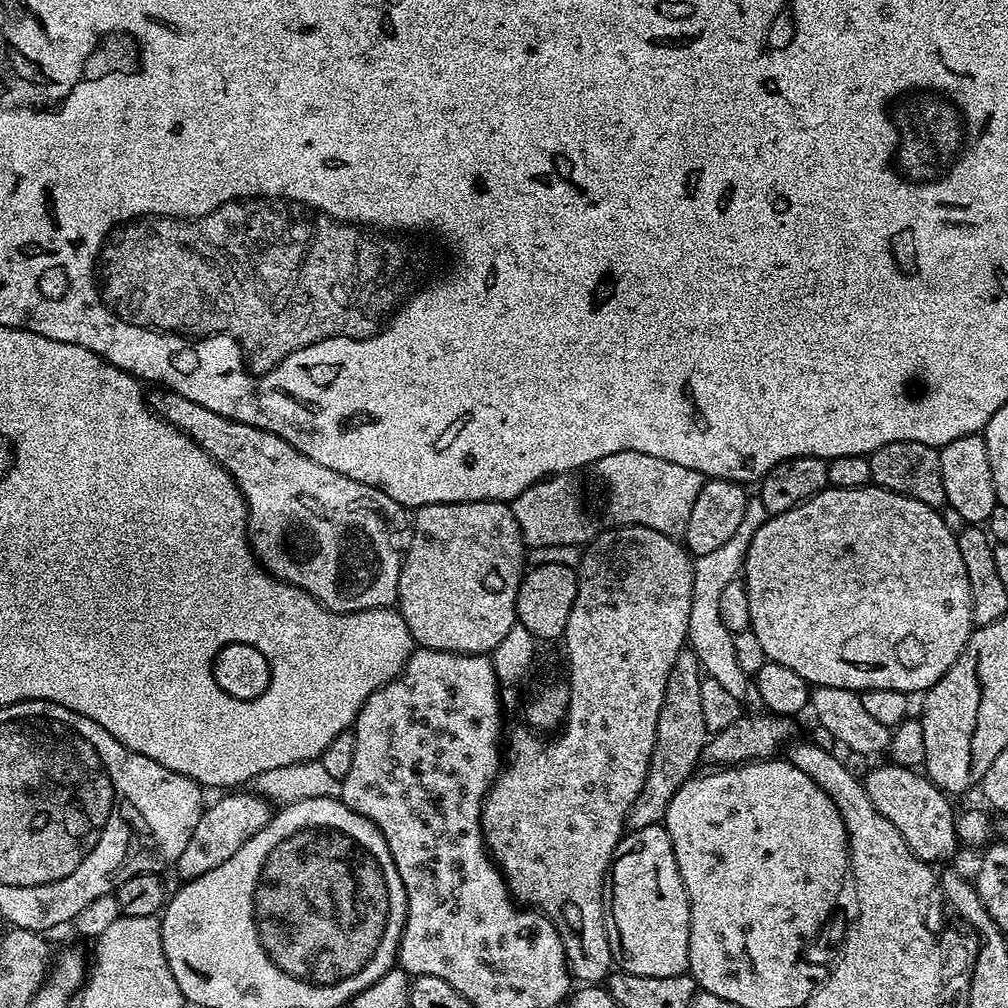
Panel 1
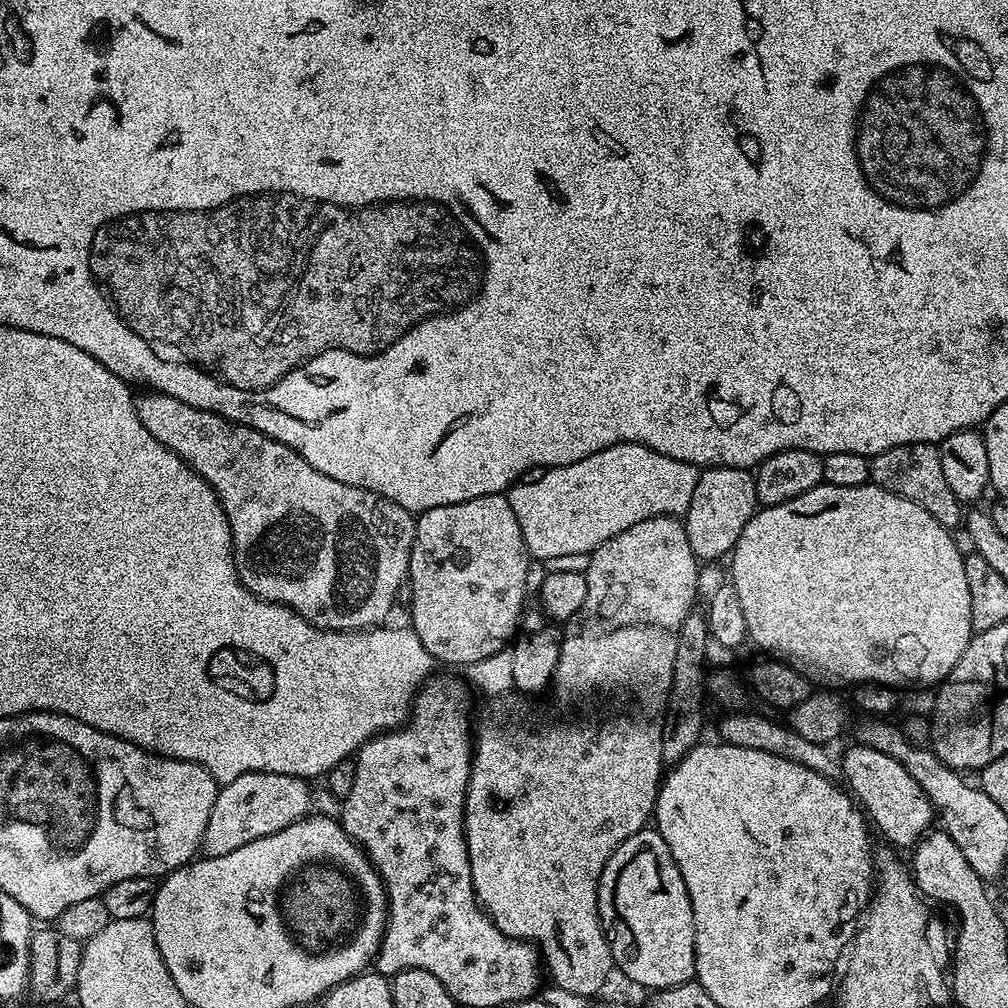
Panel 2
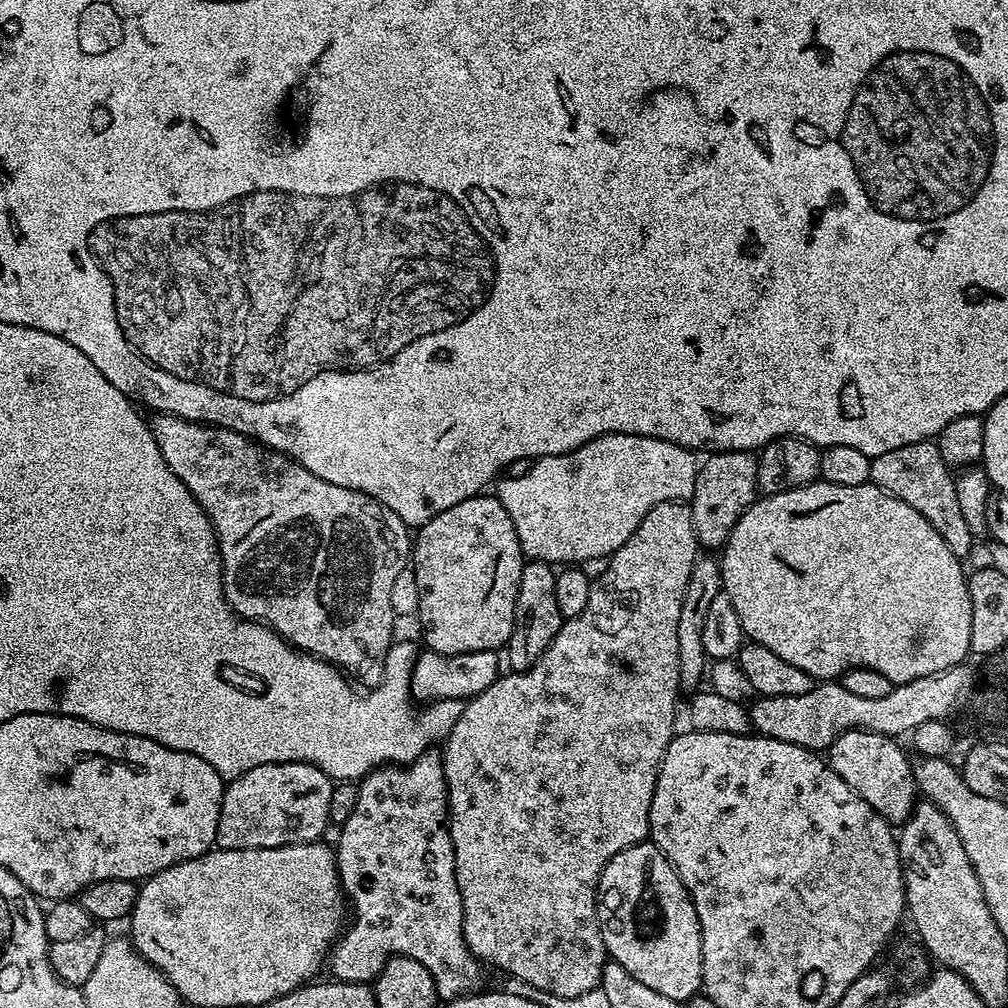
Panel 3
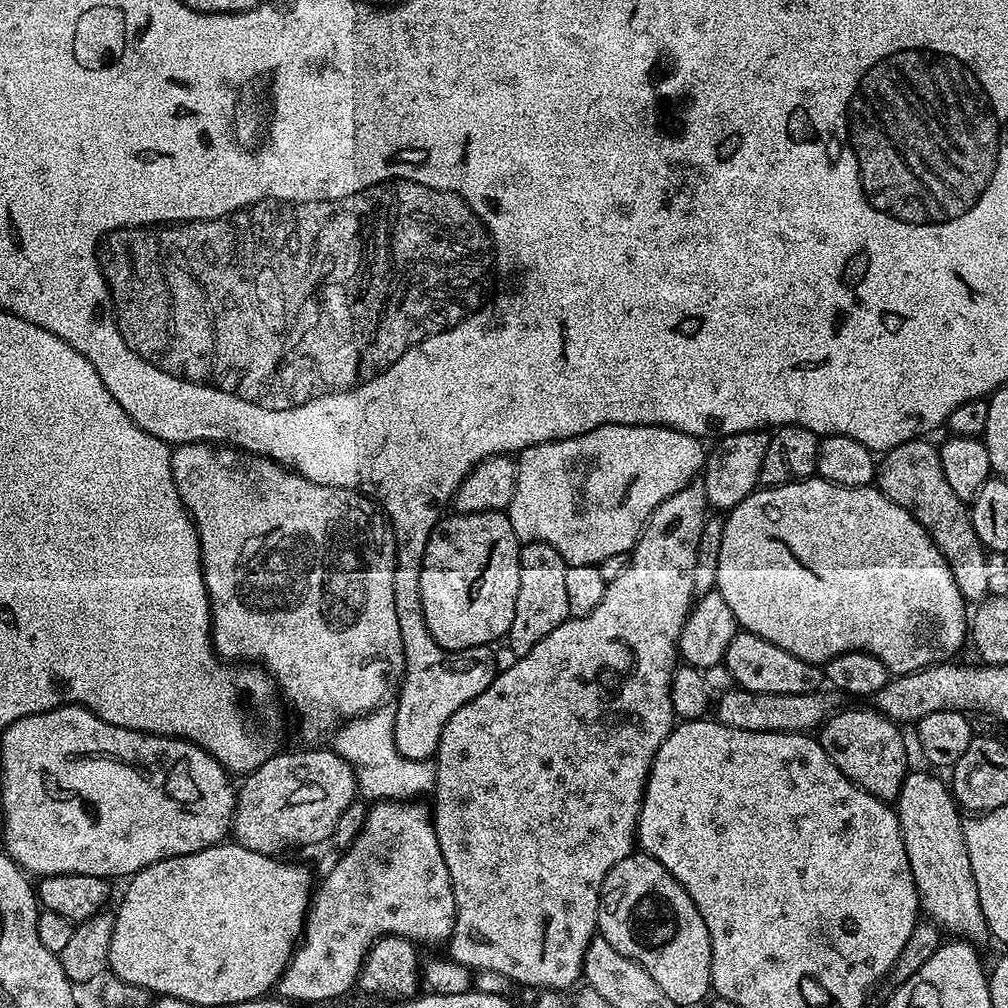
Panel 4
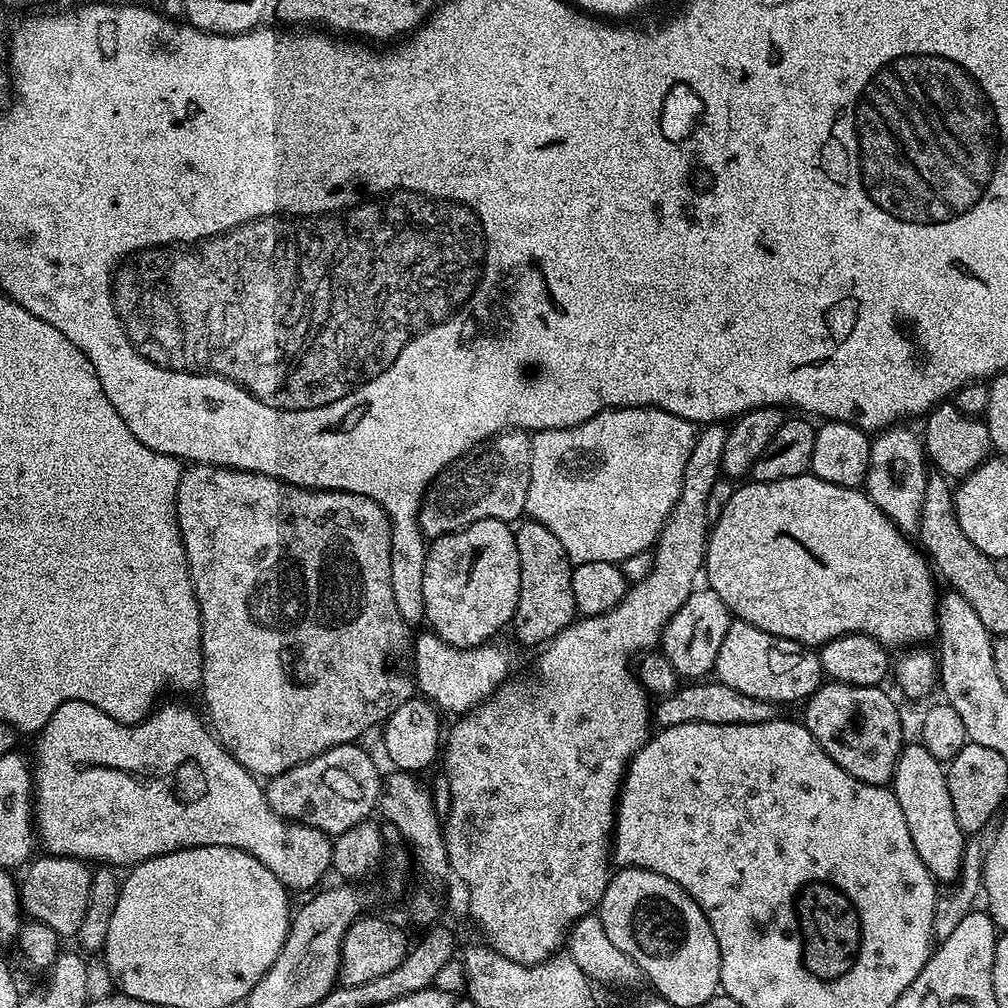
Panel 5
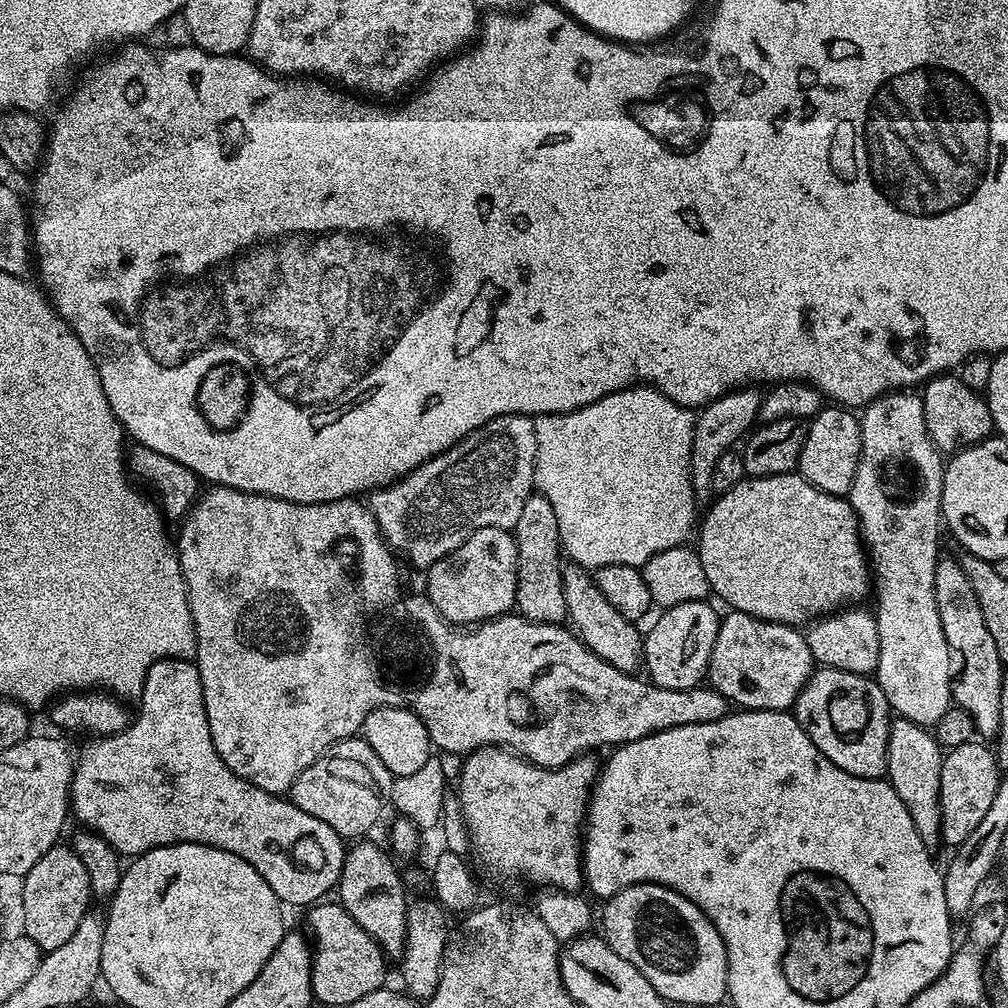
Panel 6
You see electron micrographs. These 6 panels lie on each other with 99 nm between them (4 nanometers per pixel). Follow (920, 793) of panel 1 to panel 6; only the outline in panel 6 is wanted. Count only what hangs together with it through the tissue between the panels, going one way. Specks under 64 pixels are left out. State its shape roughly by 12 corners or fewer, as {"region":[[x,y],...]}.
{"region":[[817,667],[794,715],[850,774],[888,771],[890,709],[872,676]]}

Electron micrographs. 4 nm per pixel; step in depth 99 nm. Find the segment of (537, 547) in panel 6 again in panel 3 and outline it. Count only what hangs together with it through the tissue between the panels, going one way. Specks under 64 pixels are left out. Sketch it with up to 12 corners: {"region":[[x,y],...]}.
{"region":[[529,559],[518,582],[506,664],[525,672],[565,617],[557,569]]}

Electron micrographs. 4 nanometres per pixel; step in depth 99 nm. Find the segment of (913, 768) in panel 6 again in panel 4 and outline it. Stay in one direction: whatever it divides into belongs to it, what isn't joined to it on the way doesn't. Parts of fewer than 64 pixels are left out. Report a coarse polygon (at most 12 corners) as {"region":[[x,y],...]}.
{"region":[[935,771],[894,801],[927,919],[989,935],[962,812]]}

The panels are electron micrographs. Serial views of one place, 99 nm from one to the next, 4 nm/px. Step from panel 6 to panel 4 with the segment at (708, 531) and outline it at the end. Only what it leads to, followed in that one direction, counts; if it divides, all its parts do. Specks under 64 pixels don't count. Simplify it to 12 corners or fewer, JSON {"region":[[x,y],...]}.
{"region":[[764,486],[716,591],[821,666],[951,661],[970,612],[876,486]]}

